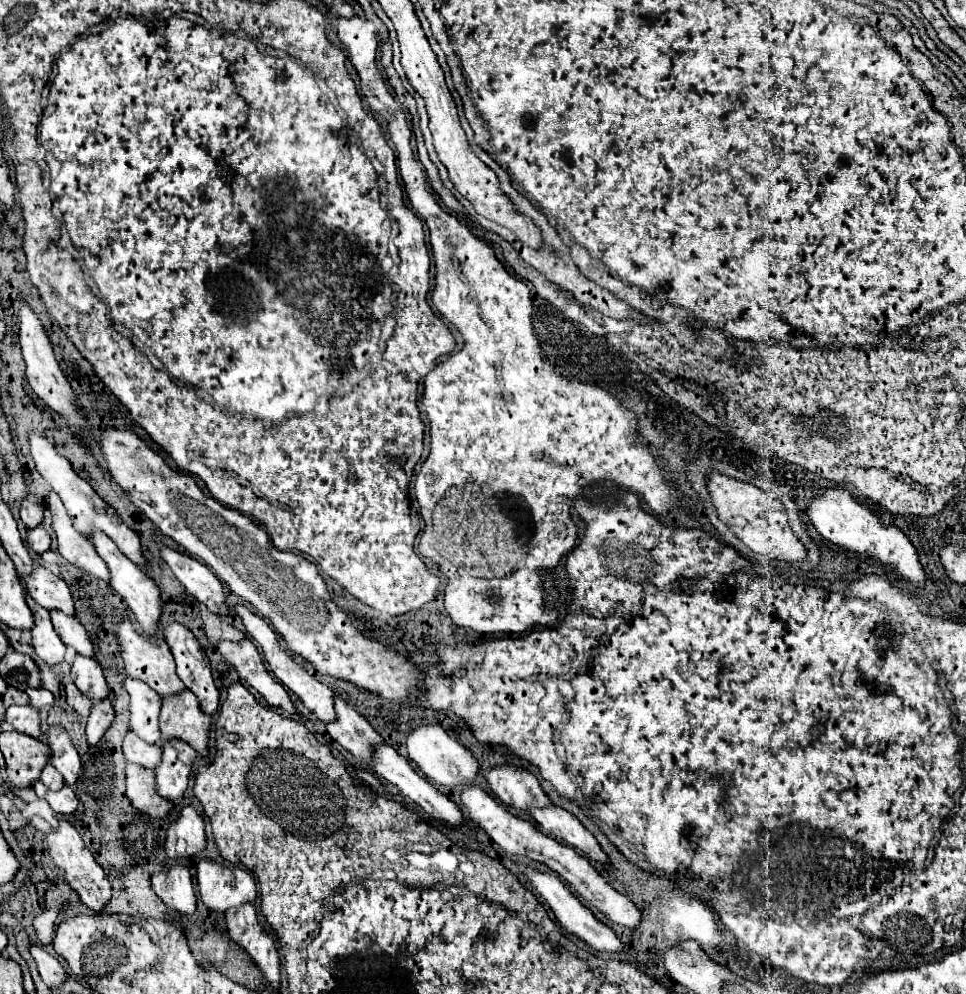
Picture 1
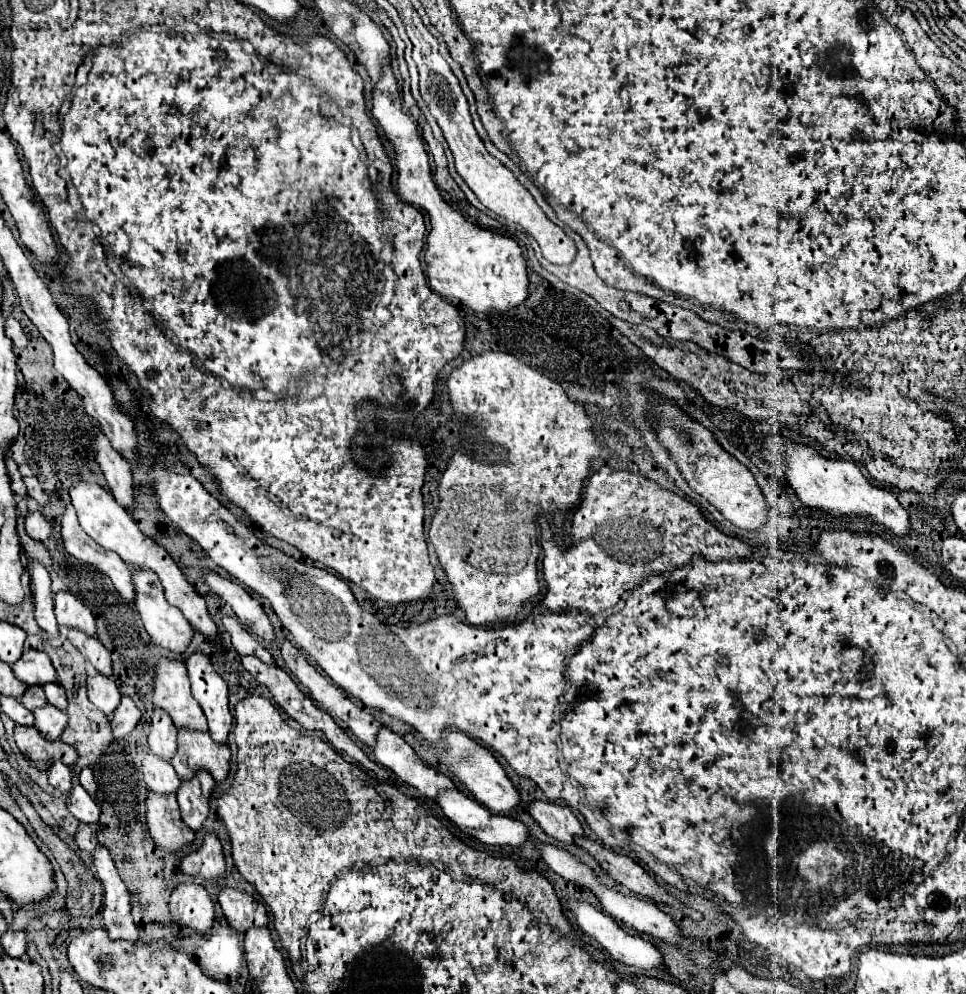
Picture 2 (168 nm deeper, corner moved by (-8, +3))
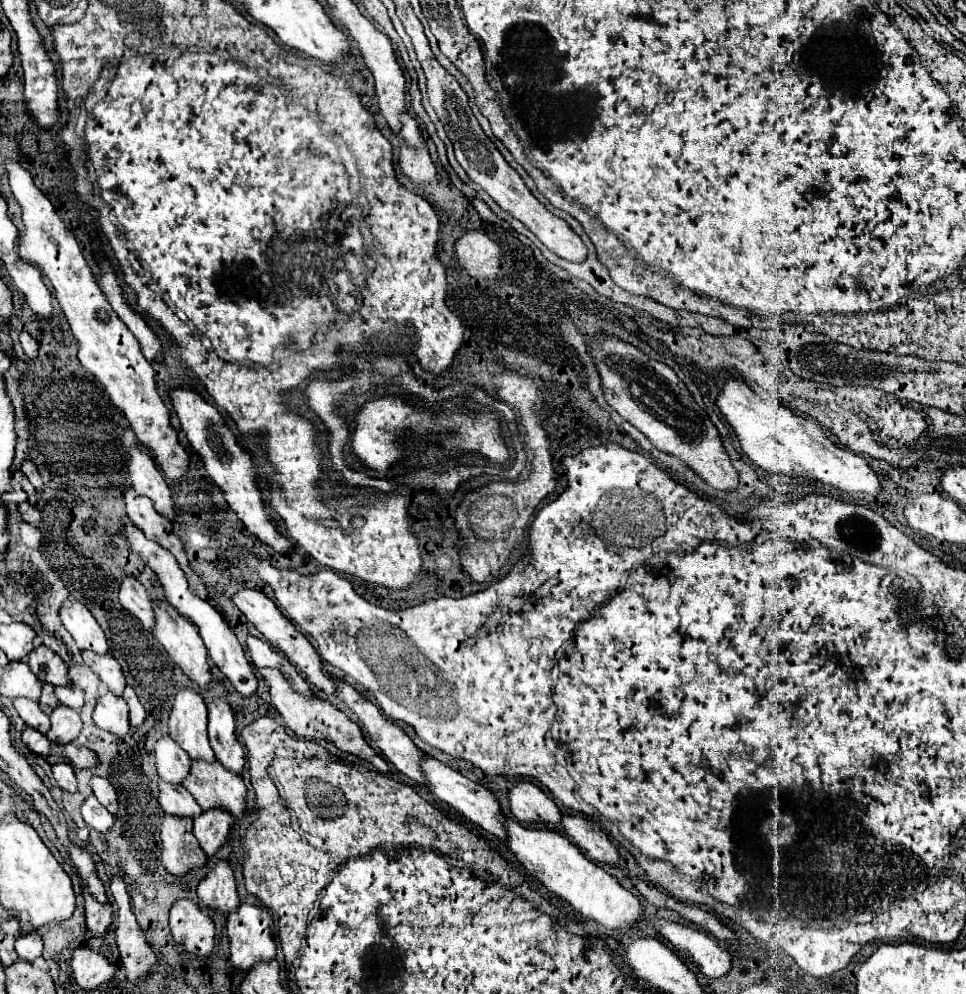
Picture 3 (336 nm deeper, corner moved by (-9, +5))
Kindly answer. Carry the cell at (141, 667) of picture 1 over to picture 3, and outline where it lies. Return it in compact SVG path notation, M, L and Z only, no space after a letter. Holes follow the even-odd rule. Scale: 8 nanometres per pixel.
M180 690L174 698L170 714L170 738L192 758L214 762L214 752L208 742L208 710L202 696L194 690Z

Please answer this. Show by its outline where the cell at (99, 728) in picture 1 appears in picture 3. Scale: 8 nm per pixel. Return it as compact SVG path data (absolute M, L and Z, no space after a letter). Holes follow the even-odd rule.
M126 686L126 690L124 690L122 698L126 700L126 704L128 704L128 708L130 708L130 724L132 724L132 728L140 726L140 724L144 722L146 712L144 712L144 708L142 708L142 704L140 704L140 700L138 700L136 692L134 692L130 686Z

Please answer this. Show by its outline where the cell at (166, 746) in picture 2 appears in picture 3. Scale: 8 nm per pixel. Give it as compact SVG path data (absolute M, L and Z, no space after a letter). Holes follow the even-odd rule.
M168 736L160 738L156 744L156 768L160 780L168 784L182 784L190 774L190 756L182 752Z

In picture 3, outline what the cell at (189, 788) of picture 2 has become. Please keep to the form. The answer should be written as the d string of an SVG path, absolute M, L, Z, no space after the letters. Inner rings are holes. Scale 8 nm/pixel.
M206 810L198 816L198 820L194 820L194 836L208 858L212 858L228 842L232 826L234 818L224 810Z

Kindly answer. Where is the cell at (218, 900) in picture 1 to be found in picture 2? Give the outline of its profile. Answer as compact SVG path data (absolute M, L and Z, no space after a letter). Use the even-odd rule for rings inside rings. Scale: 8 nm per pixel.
M219 884L219 896L217 896L223 914L227 918L227 922L239 930L245 932L253 926L267 926L267 910L265 904L255 900L251 894L237 890L237 888L229 888L229 886L221 886Z

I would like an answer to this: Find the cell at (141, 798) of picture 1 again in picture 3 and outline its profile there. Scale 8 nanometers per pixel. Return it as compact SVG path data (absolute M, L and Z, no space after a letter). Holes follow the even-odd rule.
M166 816L162 824L162 844L162 864L174 876L186 876L190 870L204 868L208 862L192 834L192 820Z

